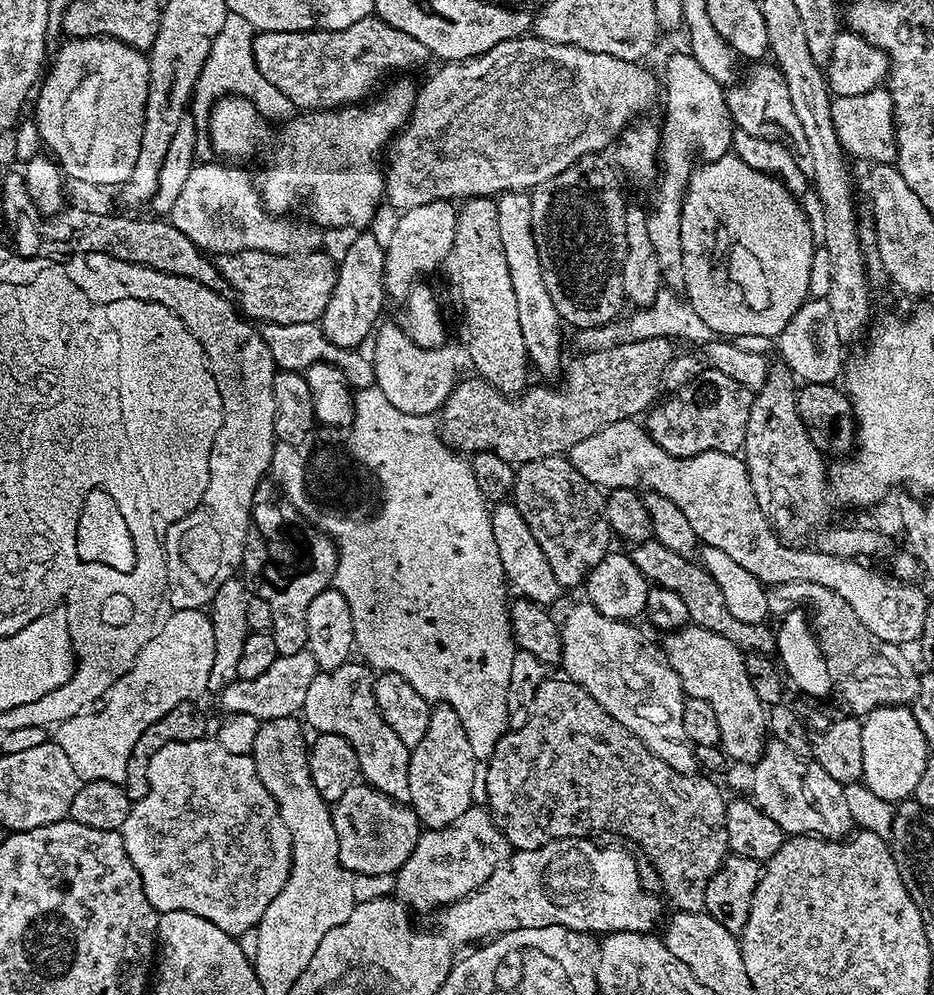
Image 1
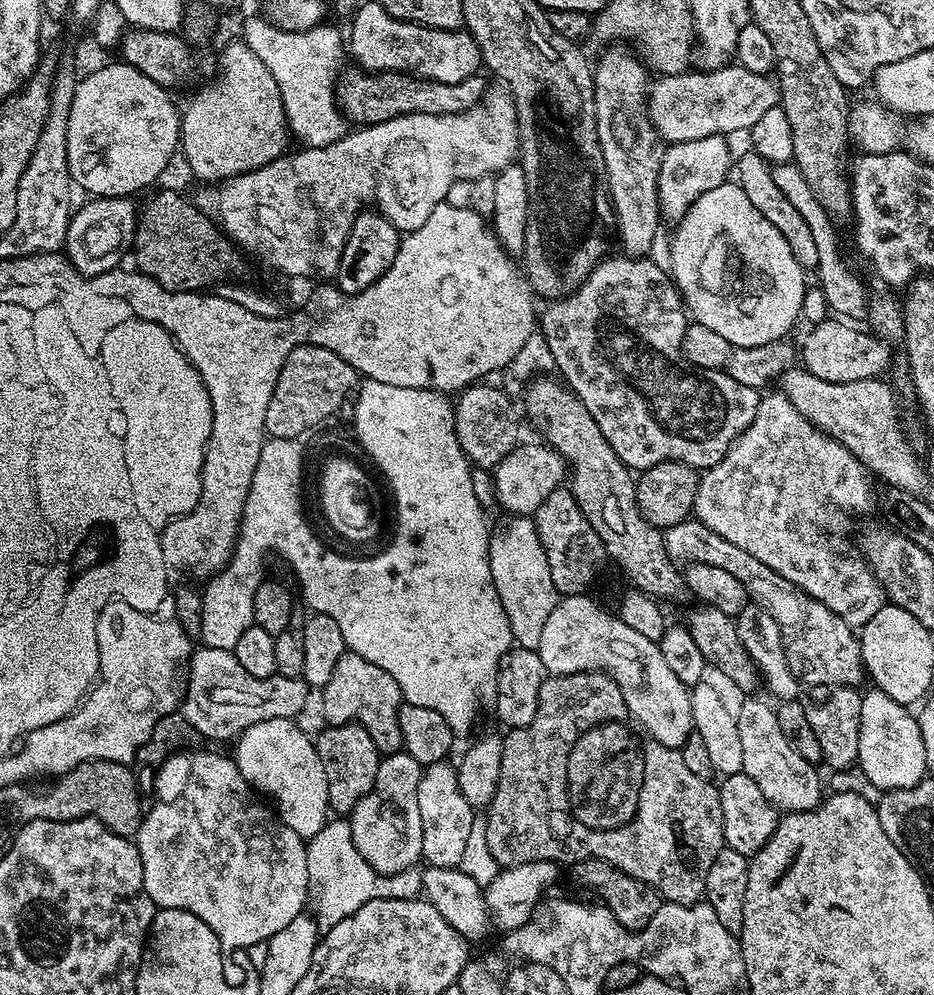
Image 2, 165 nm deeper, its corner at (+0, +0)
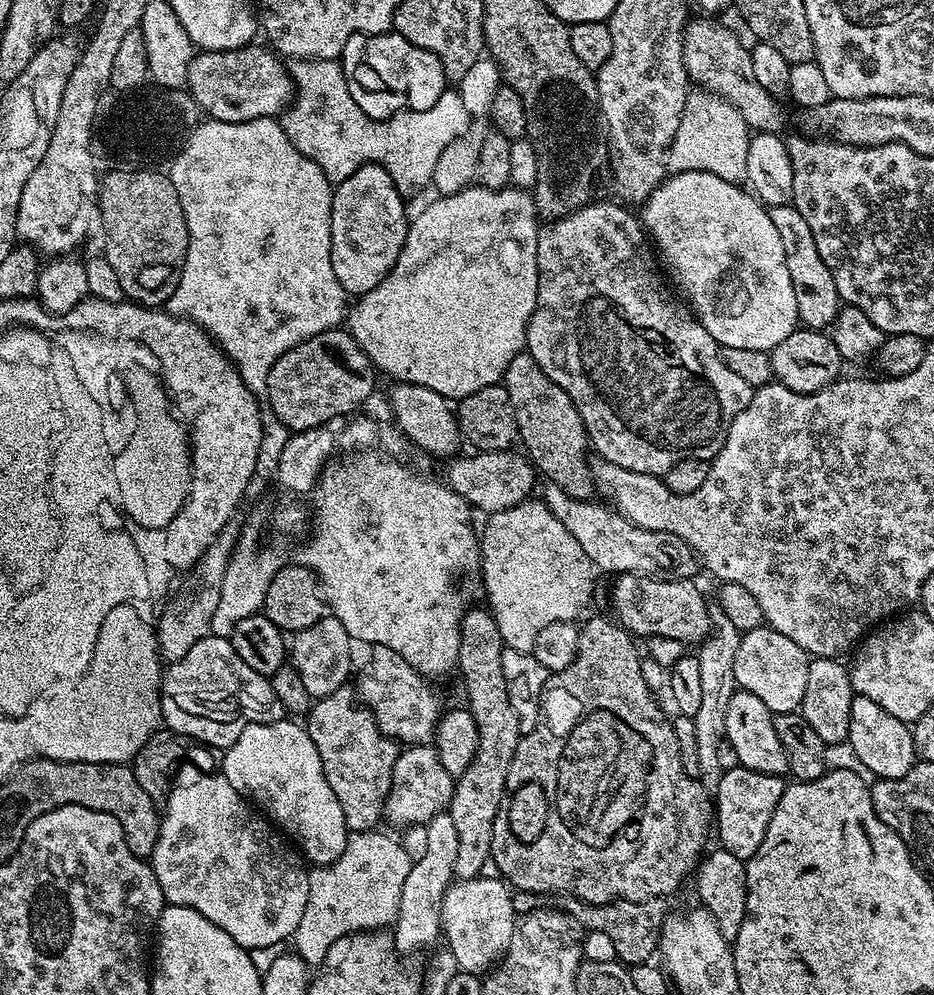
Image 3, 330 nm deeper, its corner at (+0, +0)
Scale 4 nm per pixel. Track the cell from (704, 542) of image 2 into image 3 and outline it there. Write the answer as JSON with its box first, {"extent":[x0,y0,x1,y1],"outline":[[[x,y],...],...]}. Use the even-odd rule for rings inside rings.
{"extent":[542,482,698,578],"outline":[[[551,482],[545,483],[542,501],[553,512],[566,530],[578,540],[590,562],[602,573],[623,574],[663,574],[668,578],[680,578],[685,573],[698,568],[698,557],[692,547],[682,538],[665,532],[655,532],[631,524],[619,511],[602,504],[595,504],[595,499],[579,500],[571,496],[564,488]]]}

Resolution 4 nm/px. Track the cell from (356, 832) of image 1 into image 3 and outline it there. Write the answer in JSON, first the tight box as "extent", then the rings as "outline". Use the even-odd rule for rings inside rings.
{"extent":[383,744,454,828],"outline":[[[428,744],[405,747],[394,762],[383,819],[389,820],[396,828],[408,828],[411,824],[423,825],[437,812],[443,812],[451,805],[453,787],[454,777],[448,773],[446,766],[442,766],[435,747]]]}

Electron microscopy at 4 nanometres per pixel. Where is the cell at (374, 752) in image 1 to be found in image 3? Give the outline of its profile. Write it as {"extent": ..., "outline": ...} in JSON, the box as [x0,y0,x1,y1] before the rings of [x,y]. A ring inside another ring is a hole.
{"extent":[354,646,442,746],"outline":[[[379,646],[371,649],[372,657],[364,664],[364,669],[354,676],[354,691],[359,703],[372,713],[382,734],[404,746],[428,744],[436,735],[436,724],[442,715],[440,700],[431,688],[429,677],[423,676],[402,654]]]}

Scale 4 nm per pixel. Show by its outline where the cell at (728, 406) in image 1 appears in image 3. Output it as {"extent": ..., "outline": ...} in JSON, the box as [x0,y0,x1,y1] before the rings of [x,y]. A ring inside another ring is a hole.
{"extent":[526,203,754,477],"outline":[[[590,203],[585,208],[579,208],[576,212],[563,216],[560,220],[545,223],[539,229],[537,234],[538,298],[536,309],[528,323],[526,351],[534,358],[534,362],[538,362],[538,366],[542,366],[542,370],[555,384],[562,386],[562,390],[570,394],[578,414],[582,414],[582,422],[588,431],[591,447],[595,455],[596,452],[600,455],[601,461],[622,466],[626,470],[663,477],[665,472],[669,472],[674,465],[686,458],[711,461],[712,457],[717,456],[726,442],[726,434],[734,418],[738,418],[738,414],[746,410],[754,388],[753,385],[748,385],[746,377],[739,376],[720,357],[722,352],[716,340],[710,337],[710,332],[702,326],[700,320],[696,319],[691,307],[683,299],[678,300],[677,293],[670,290],[660,274],[656,264],[657,257],[637,213],[635,216],[632,213],[635,211],[629,210],[623,203],[615,203]]]}

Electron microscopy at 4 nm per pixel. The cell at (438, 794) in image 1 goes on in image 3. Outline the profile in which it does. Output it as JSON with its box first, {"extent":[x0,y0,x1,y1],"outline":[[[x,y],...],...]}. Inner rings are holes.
{"extent":[394,811,458,954],"outline":[[[447,811],[437,812],[431,820],[423,825],[424,849],[412,862],[410,874],[406,874],[406,882],[402,882],[402,898],[398,902],[398,914],[394,921],[394,939],[397,951],[402,954],[416,952],[427,944],[432,944],[441,935],[440,903],[443,900],[444,892],[452,884],[454,877],[454,861],[458,854],[458,830],[454,830],[454,822]]]}

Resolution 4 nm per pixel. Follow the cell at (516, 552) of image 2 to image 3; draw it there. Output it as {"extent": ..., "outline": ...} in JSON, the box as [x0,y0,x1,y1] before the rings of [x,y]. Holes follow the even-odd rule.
{"extent":[480,498,596,652],"outline":[[[529,498],[522,504],[516,507],[507,508],[504,511],[496,511],[491,513],[485,520],[487,520],[484,530],[481,529],[481,567],[480,575],[484,578],[484,588],[488,594],[487,605],[489,611],[492,613],[492,617],[495,618],[497,626],[499,626],[499,634],[503,639],[505,647],[518,650],[519,652],[531,652],[534,641],[538,638],[538,633],[543,627],[548,626],[551,622],[556,621],[575,621],[577,614],[581,610],[582,606],[589,600],[592,590],[594,588],[594,574],[596,575],[596,567],[590,562],[590,558],[587,557],[586,552],[579,545],[578,540],[574,538],[572,534],[558,520],[555,518],[552,511],[549,510],[543,501]]]}

